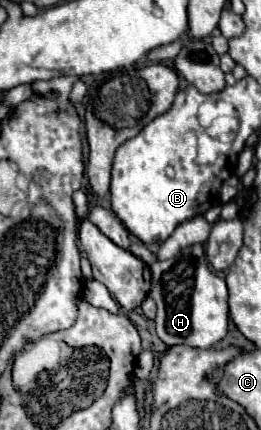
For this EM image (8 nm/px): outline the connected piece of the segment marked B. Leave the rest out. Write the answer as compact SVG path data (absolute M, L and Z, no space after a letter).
M192 85L178 91L166 113L154 117L136 137L124 141L116 149L110 182L111 209L126 229L146 245L162 243L180 223L216 205L222 169L230 175L234 161L220 161L212 169L198 165L194 157L192 135L200 131L198 105L206 99L208 95L202 95Z

